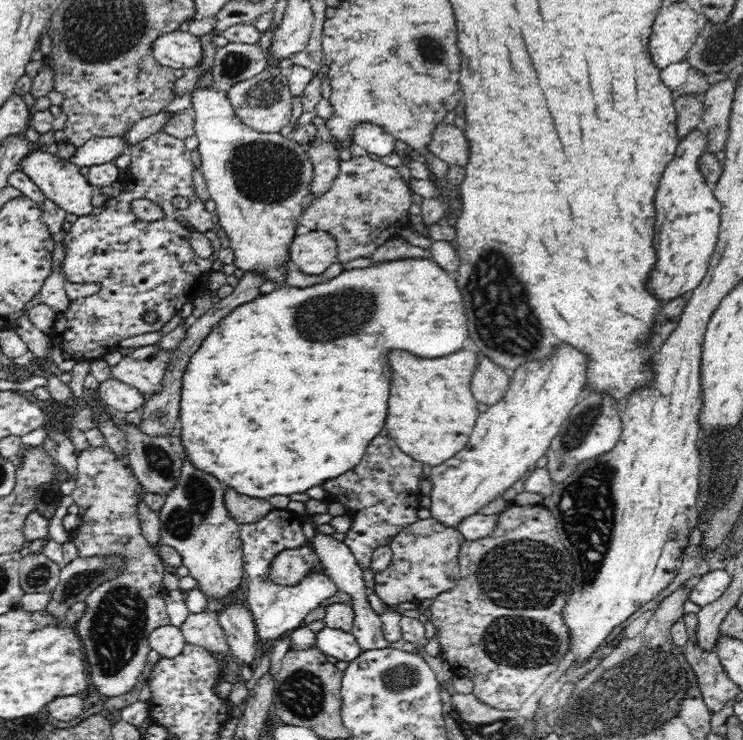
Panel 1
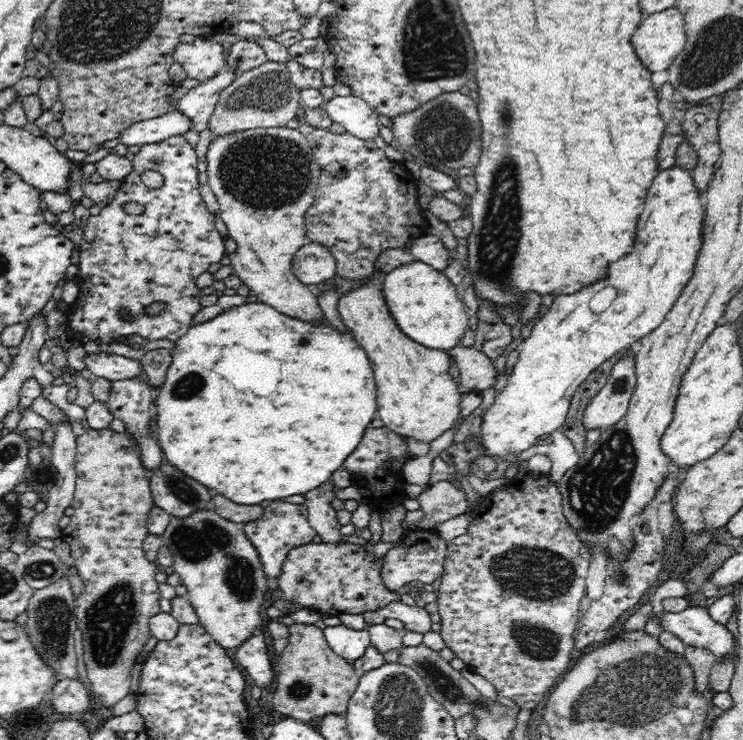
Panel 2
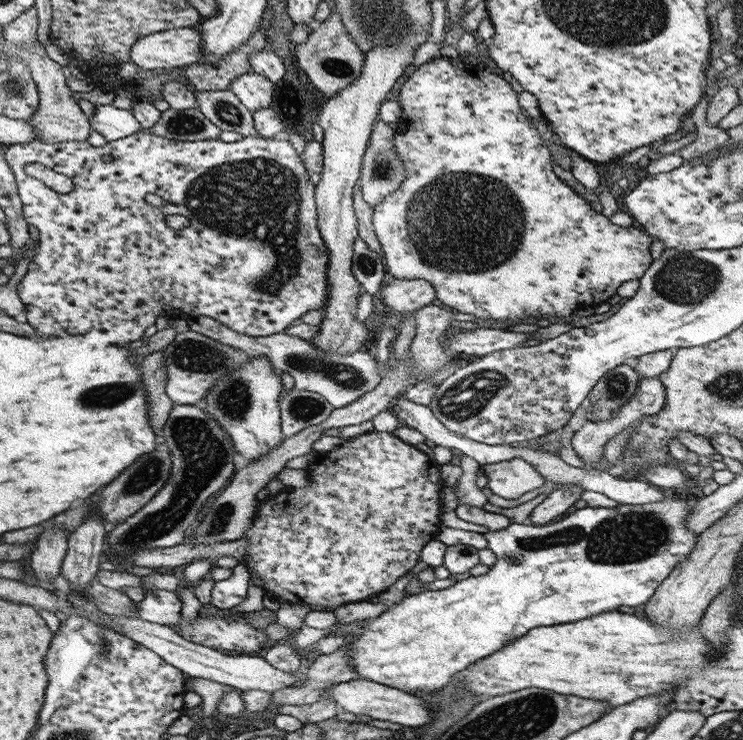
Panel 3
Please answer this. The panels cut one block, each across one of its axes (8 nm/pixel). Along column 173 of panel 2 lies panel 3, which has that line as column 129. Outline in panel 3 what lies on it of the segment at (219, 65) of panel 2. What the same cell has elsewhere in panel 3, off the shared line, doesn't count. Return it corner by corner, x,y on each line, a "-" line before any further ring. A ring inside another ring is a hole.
189,27
171,28
137,40
129,62
143,70
170,69
199,63
203,58
202,34

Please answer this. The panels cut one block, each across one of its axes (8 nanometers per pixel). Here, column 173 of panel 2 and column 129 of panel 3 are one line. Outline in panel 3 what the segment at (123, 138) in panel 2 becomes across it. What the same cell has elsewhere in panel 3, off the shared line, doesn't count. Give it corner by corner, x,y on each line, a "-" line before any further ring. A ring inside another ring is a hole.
111,104
94,106
94,114
89,124
90,128
99,132
106,142
127,138
142,129
131,111
118,110

